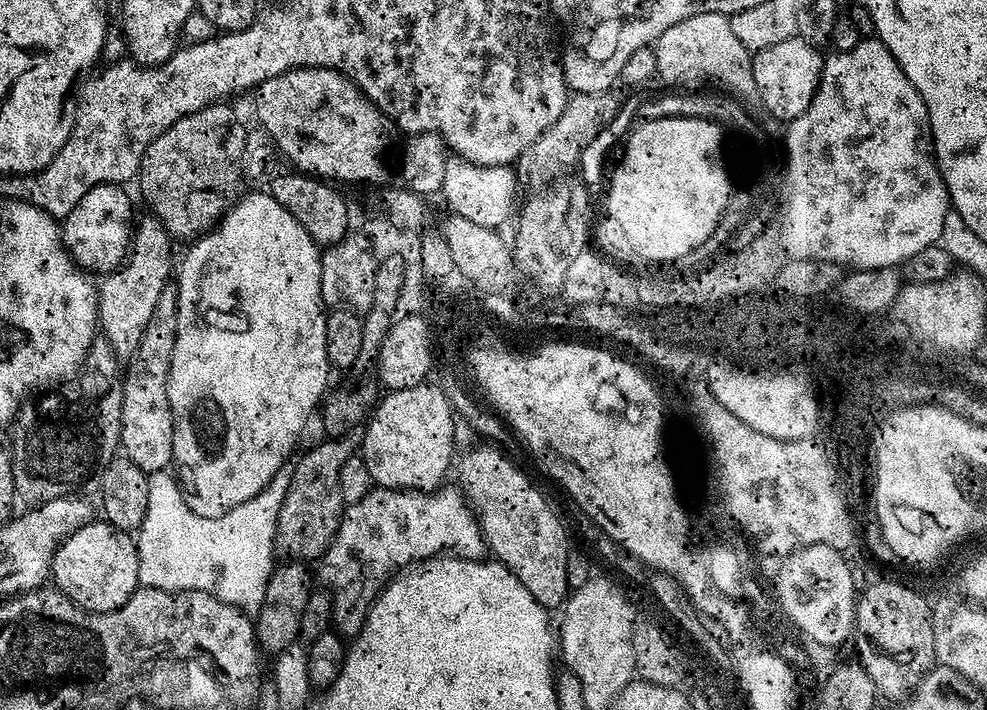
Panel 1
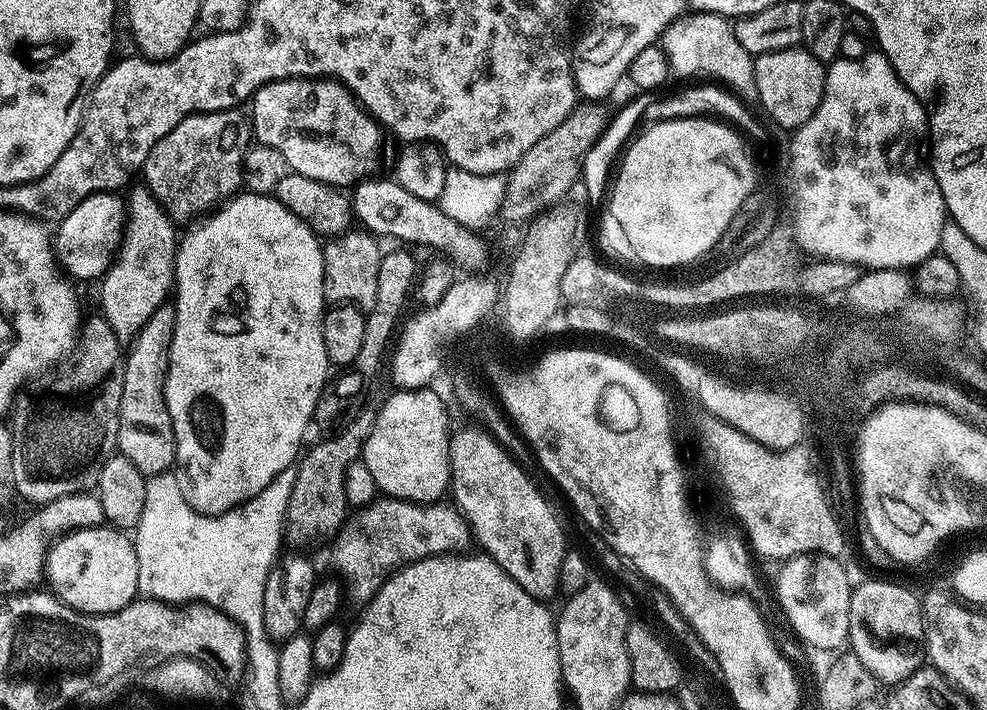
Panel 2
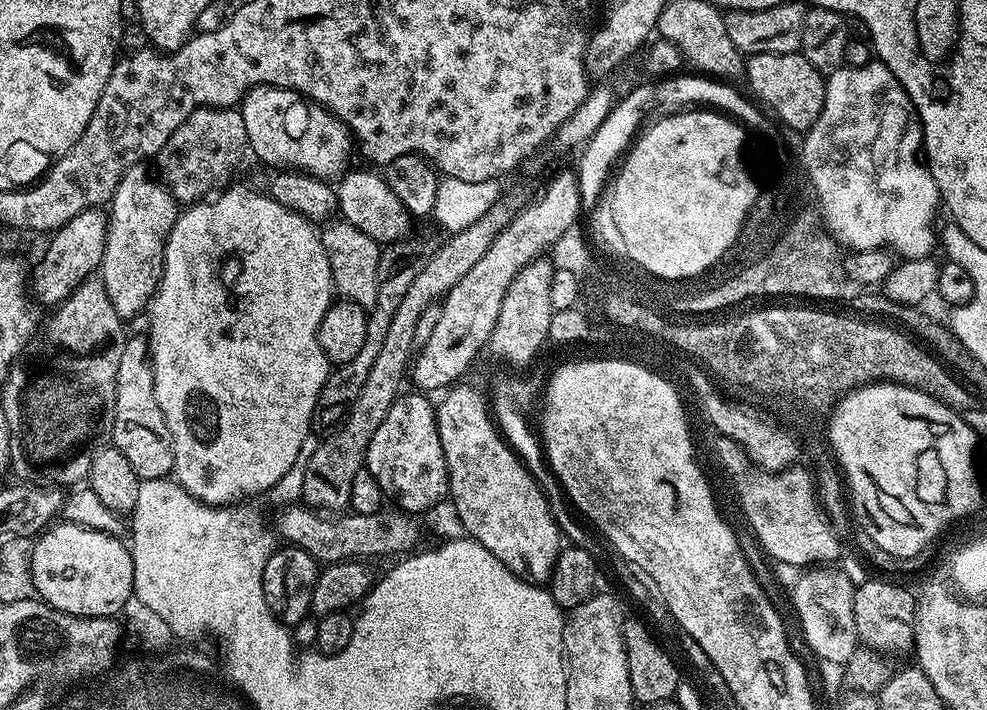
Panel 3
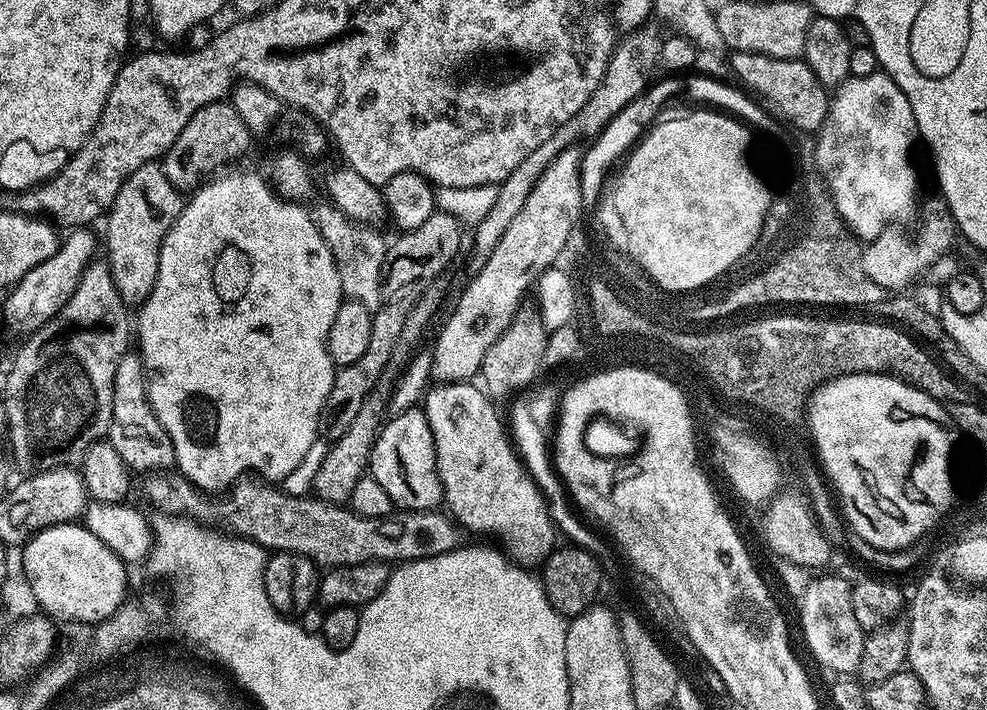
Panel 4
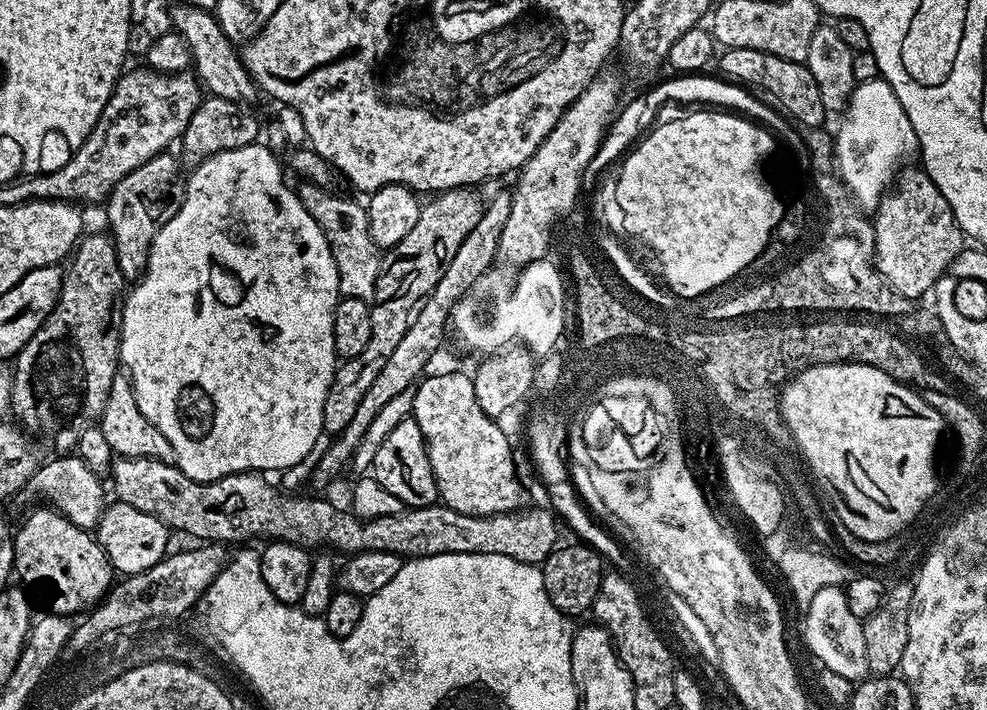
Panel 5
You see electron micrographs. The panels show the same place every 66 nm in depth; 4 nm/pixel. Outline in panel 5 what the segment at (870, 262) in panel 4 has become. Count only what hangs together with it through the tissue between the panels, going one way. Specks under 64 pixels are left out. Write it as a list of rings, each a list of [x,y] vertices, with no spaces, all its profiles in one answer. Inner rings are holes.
[[[923,167],[906,168],[897,175],[891,189],[884,193],[874,213],[876,228],[874,263],[890,287],[906,299],[916,302],[919,301],[919,296],[926,295],[928,291],[931,293],[937,287],[935,284],[943,278],[944,272],[946,276],[954,258],[958,258],[958,254],[966,247],[966,237],[954,218],[954,210],[950,210],[950,202],[942,198],[942,190],[934,186],[934,182]]]

